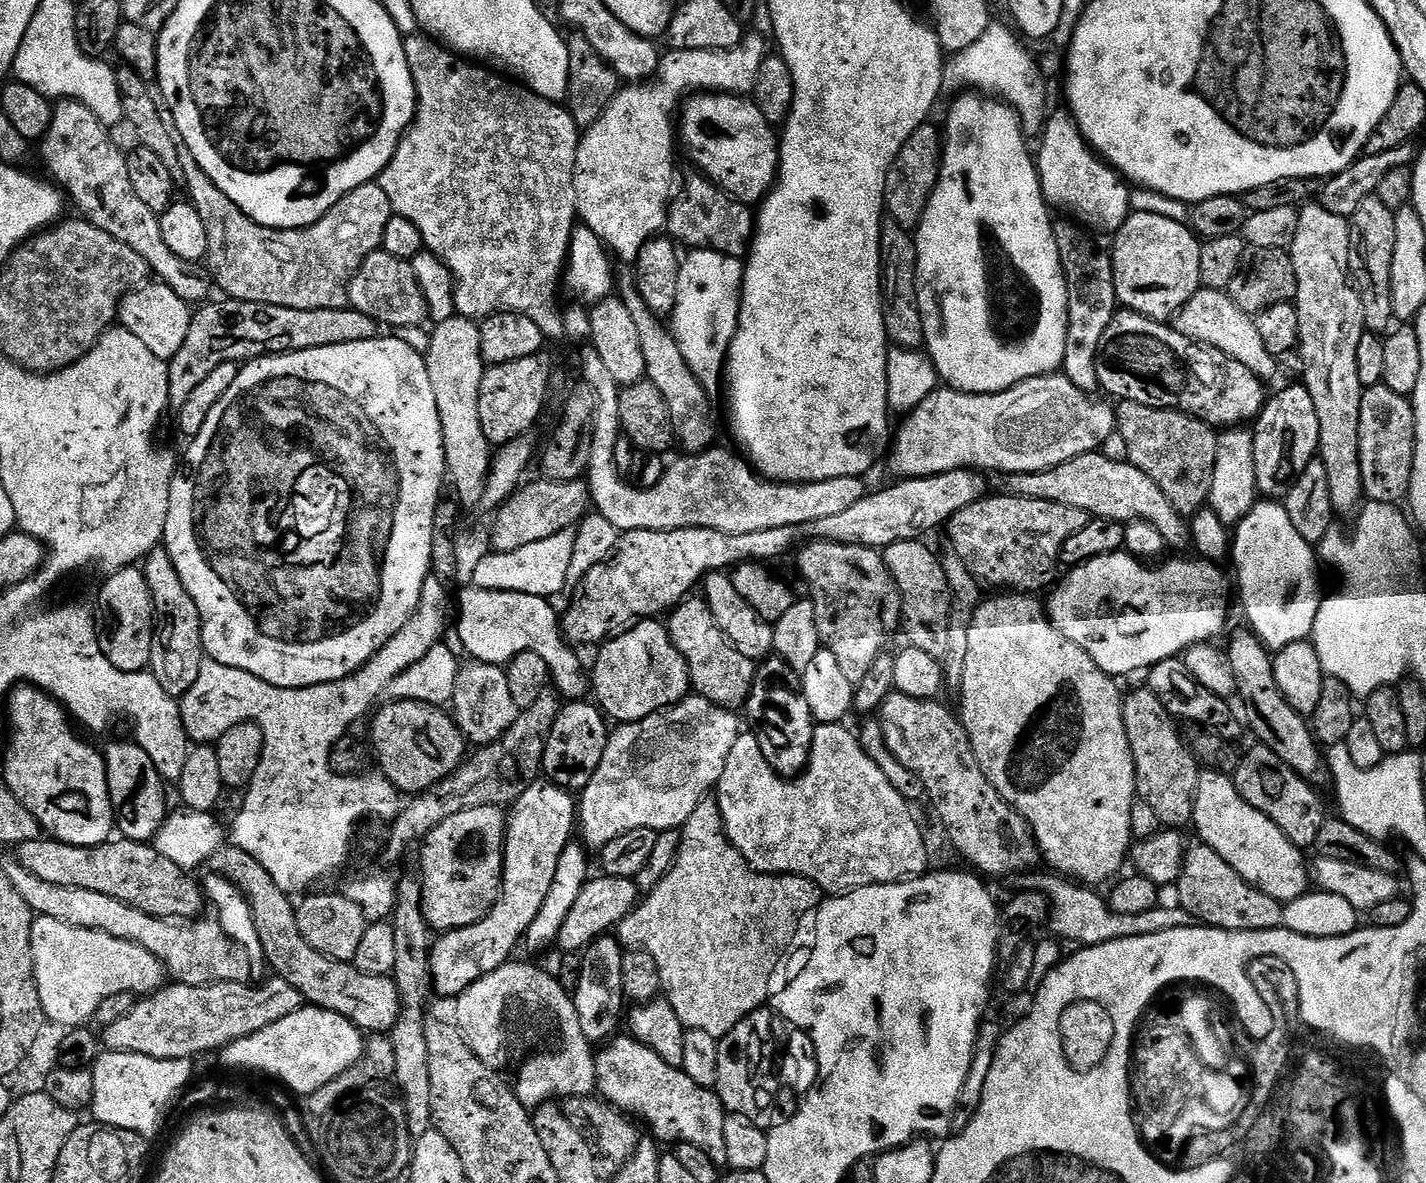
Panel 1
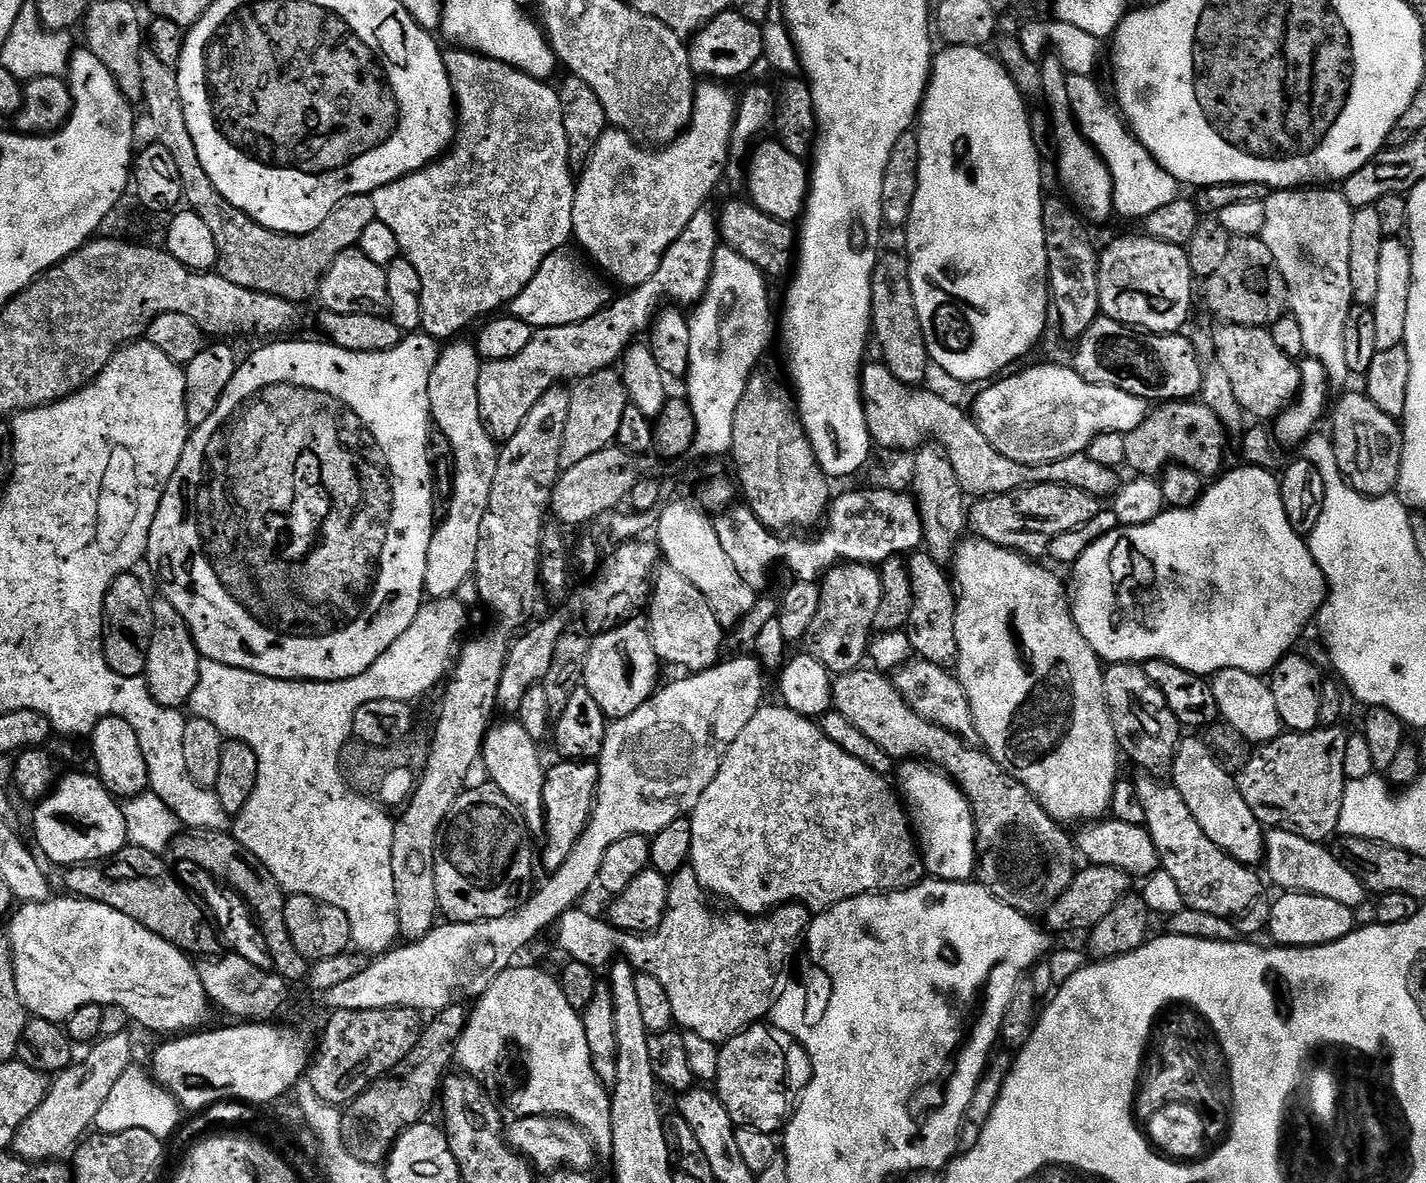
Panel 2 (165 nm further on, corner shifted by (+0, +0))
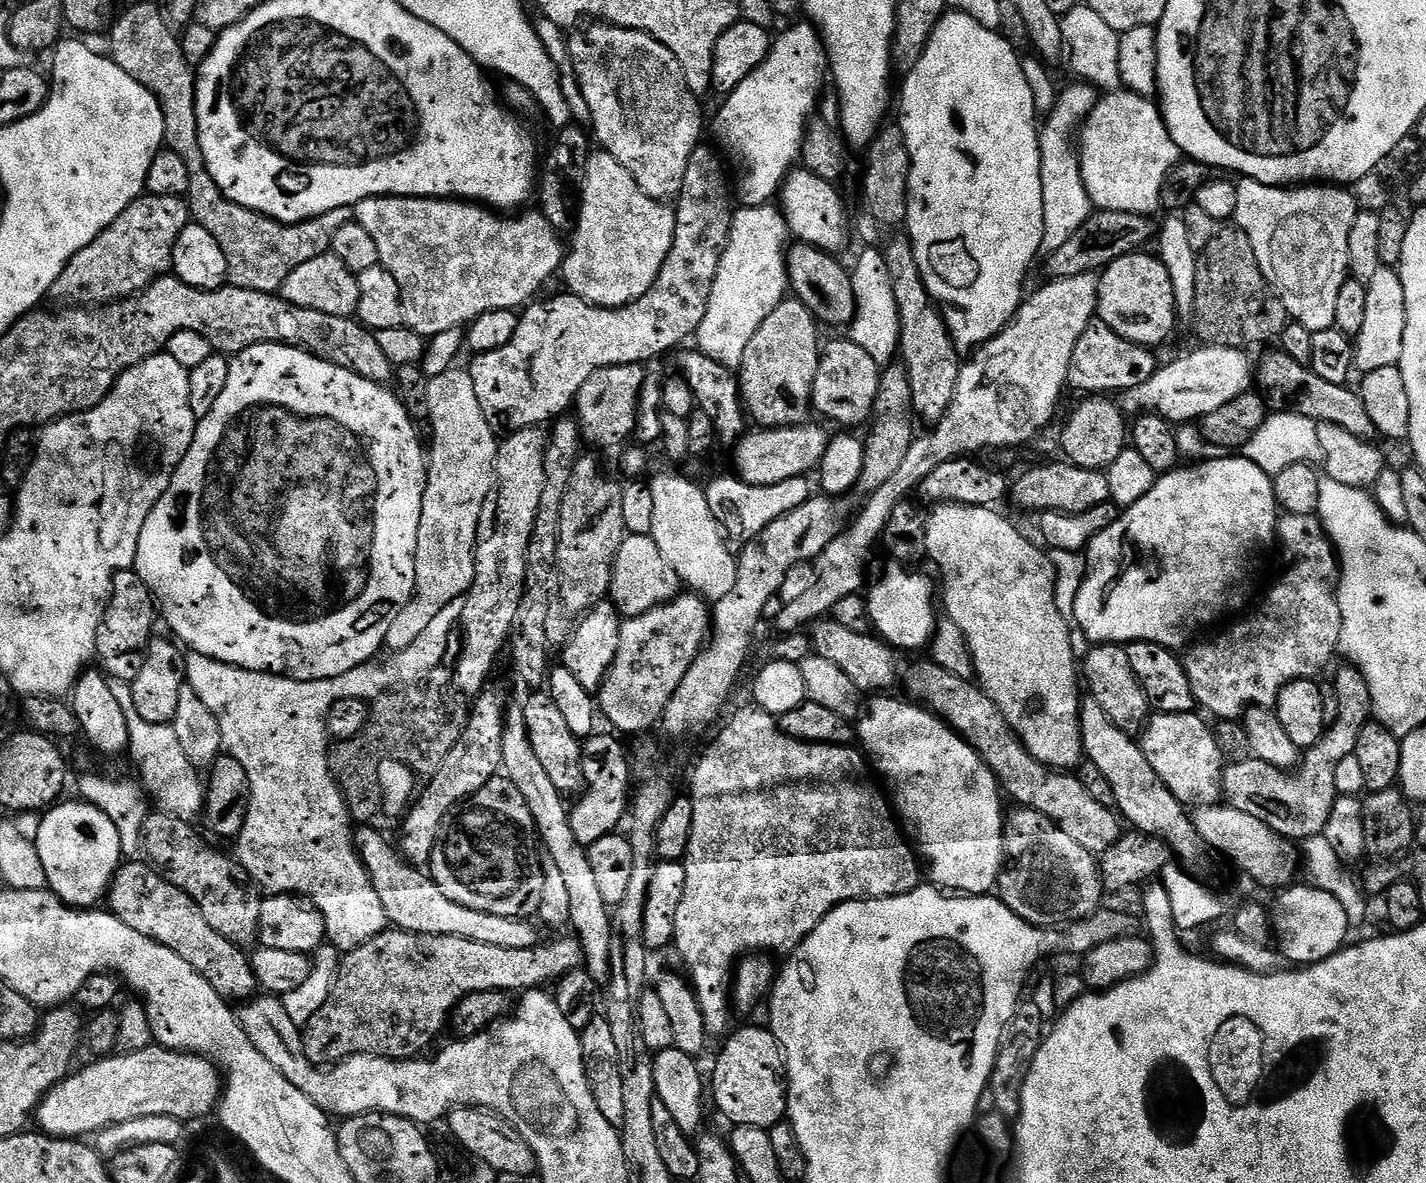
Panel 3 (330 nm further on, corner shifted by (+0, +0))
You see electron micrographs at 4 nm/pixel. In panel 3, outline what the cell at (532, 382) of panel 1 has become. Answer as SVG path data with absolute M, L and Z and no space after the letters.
M697 146L694 154L690 154L690 166L686 166L686 178L674 204L674 242L670 246L670 254L666 254L666 262L654 286L650 286L642 298L624 304L621 308L600 308L597 304L571 294L556 296L541 304L529 303L519 313L520 321L514 338L510 338L506 346L479 353L473 359L476 361L470 365L470 371L474 378L474 394L478 394L486 422L490 422L497 434L539 428L561 419L567 413L564 411L567 408L569 411L575 405L576 396L582 386L586 386L586 378L590 378L590 374L610 366L647 365L647 360L656 360L666 355L671 348L679 349L683 340L691 341L699 332L702 318L706 318L706 306L710 302L720 259L728 245L734 211L734 192L730 187L729 169L728 172L724 169L719 156L721 153L715 147L704 147Z

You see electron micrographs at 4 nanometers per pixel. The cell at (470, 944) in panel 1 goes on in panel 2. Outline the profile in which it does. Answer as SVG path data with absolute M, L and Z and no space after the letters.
M564 760L547 769L544 774L544 868L551 874L566 862L570 850L578 842L578 838L588 825L592 816L592 806L596 802L596 787L600 781L600 770L595 763Z

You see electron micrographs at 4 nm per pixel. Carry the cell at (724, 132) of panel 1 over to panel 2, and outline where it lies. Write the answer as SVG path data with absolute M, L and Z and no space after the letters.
M775 138L759 144L755 145L746 164L747 199L751 200L754 206L758 206L762 214L770 214L770 218L787 224L799 221L808 203L809 165L794 158L794 154L790 154L790 150L786 150L786 146L782 146Z

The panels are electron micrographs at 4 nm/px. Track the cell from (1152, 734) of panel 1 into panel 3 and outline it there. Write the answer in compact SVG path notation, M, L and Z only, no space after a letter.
M1097 644L1089 647L1087 656L1082 660L1082 680L1087 695L1106 710L1110 722L1114 722L1118 730L1133 738L1143 733L1150 719L1150 705L1146 690L1142 690L1138 678L1134 678L1134 670L1130 670L1130 654L1125 645Z

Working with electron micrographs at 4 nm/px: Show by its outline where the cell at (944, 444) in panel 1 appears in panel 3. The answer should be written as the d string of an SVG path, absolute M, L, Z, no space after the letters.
M1199 346L1193 352L1172 360L1168 365L1157 367L1150 382L1142 382L1142 386L1134 386L1130 390L1119 393L1118 403L1120 411L1125 414L1151 414L1171 420L1173 425L1184 426L1189 422L1203 421L1204 417L1214 414L1226 402L1234 402L1234 398L1241 396L1243 392L1249 391L1254 384L1254 364L1249 354L1242 348L1231 348L1230 346Z

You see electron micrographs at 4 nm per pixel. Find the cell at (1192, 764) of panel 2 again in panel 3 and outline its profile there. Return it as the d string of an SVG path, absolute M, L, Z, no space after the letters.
M1196 712L1156 714L1149 719L1148 726L1144 729L1142 739L1139 741L1140 748L1146 754L1146 762L1150 762L1150 766L1154 766L1158 778L1162 778L1162 782L1170 790L1170 794L1174 794L1174 798L1178 798L1186 806L1218 804L1221 803L1224 795L1226 761L1218 750L1215 731L1210 727L1210 724L1208 728L1207 722L1209 723L1203 715Z

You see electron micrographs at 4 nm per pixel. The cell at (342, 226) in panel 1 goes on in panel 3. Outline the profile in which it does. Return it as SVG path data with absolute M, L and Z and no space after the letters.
M159 3L136 4L129 12L121 16L119 13L118 19L111 25L111 32L111 59L122 66L130 78L149 88L162 106L167 151L178 154L182 162L186 162L186 170L190 170L190 190L186 199L191 219L218 238L218 246L222 246L222 254L226 254L228 284L242 290L279 293L286 278L290 278L302 262L310 262L310 258L325 255L331 249L334 234L338 234L342 226L353 223L353 209L339 208L303 220L300 224L284 224L226 198L218 182L210 178L210 170L206 166L206 158L202 158L202 146L198 142L197 73L193 65L186 62L180 36L160 13Z

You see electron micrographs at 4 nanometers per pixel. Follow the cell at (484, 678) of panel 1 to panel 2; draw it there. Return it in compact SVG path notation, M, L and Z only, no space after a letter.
M504 718L501 724L493 723L484 738L482 751L482 768L488 771L491 787L497 788L514 806L518 806L518 814L526 822L529 833L540 838L544 835L544 774L546 764L540 761L541 745L520 725L519 719Z

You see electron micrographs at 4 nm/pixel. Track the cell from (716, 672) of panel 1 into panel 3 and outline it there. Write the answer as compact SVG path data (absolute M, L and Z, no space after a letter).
M625 535L616 555L616 566L612 578L611 603L615 604L621 617L641 616L658 607L669 604L681 595L682 581L674 566L666 562L665 555L658 548L652 536Z

